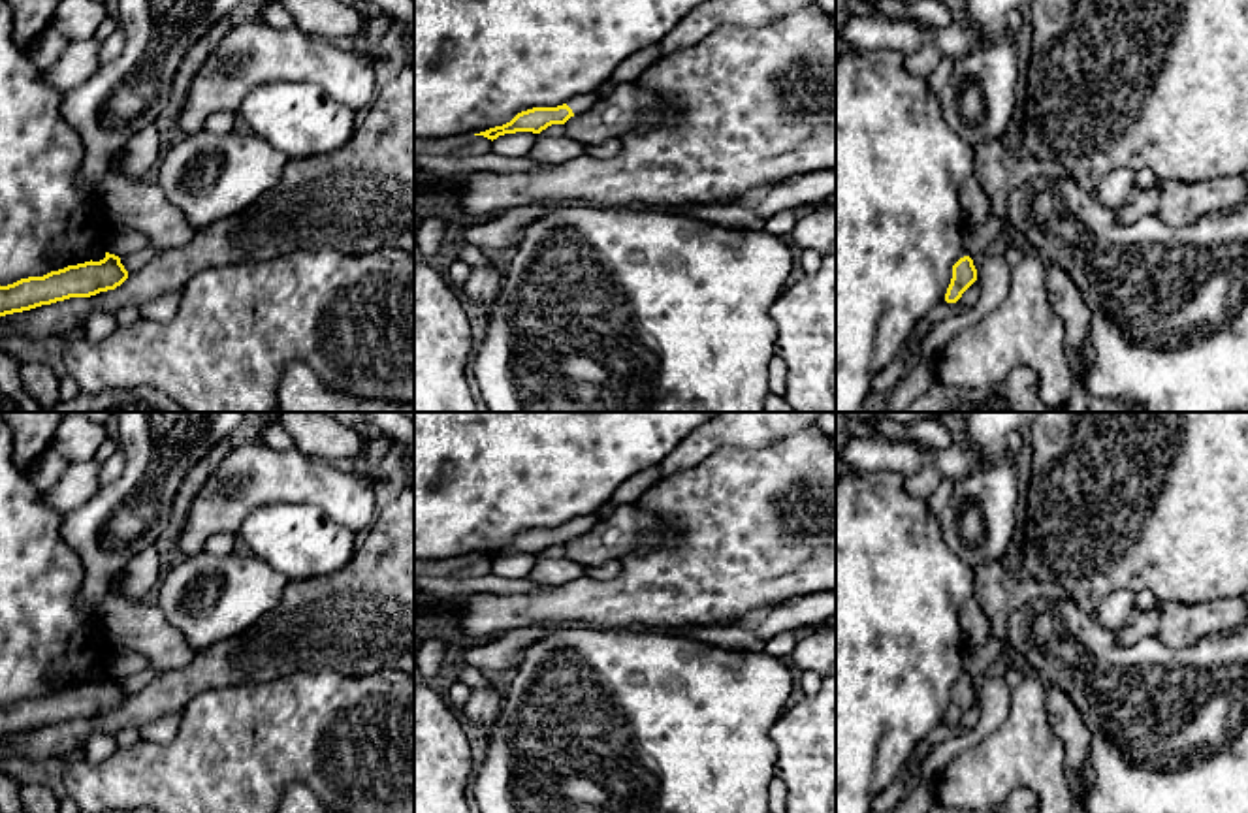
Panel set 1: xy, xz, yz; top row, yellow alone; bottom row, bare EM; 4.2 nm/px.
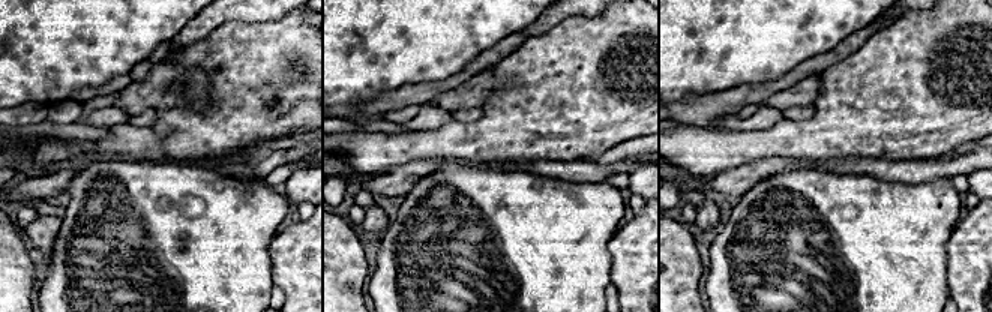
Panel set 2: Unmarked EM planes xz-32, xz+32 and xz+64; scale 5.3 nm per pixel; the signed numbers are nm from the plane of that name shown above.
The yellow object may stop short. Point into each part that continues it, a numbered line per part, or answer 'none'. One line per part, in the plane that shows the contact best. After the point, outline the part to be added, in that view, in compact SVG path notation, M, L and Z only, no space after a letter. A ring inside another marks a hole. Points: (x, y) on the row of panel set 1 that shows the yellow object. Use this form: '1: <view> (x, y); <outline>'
1: xz (582, 102); M599 88L589 94L578 94L578 96L570 98L567 102L567 105L572 109L574 115L585 113L600 100Z

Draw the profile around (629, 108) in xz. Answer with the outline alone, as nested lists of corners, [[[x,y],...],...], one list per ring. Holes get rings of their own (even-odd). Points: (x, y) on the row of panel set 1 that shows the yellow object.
[[[636,83],[617,85],[608,98],[565,122],[565,134],[584,145],[599,145],[623,134],[649,128],[676,113],[663,96]]]

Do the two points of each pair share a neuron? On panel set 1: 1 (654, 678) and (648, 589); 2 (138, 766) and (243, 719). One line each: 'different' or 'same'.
1: different
2: same

